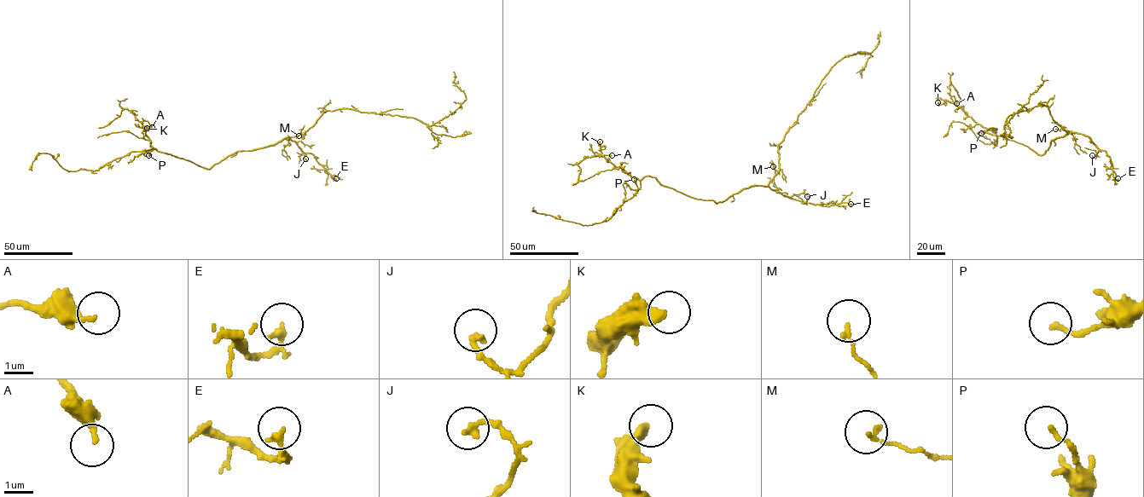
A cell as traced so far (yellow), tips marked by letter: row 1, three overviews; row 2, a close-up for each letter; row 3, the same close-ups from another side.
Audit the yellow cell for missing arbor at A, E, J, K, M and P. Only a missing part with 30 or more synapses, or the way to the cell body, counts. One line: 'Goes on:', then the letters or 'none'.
Goes on: none

